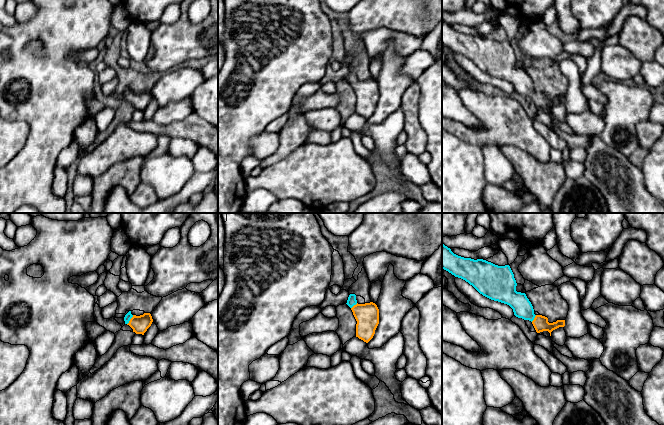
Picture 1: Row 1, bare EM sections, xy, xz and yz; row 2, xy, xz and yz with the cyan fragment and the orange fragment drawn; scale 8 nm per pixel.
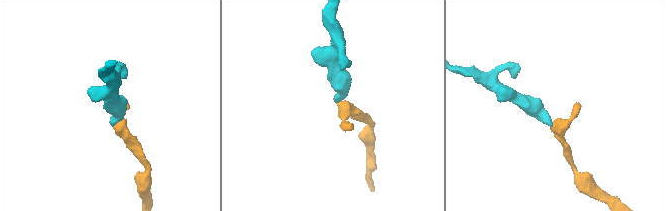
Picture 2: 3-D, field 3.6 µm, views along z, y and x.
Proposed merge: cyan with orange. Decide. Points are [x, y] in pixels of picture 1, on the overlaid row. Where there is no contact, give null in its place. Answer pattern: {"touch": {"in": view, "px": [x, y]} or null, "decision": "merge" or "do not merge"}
{"touch": {"in": "xy", "px": [129, 320]}, "decision": "merge"}

